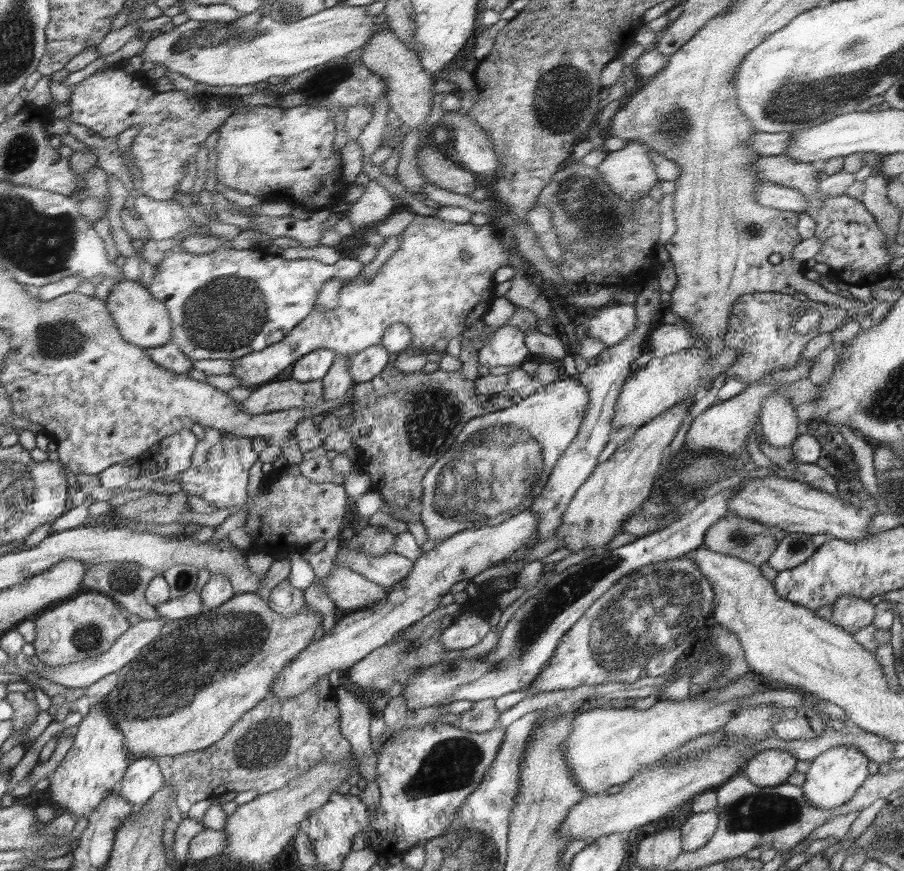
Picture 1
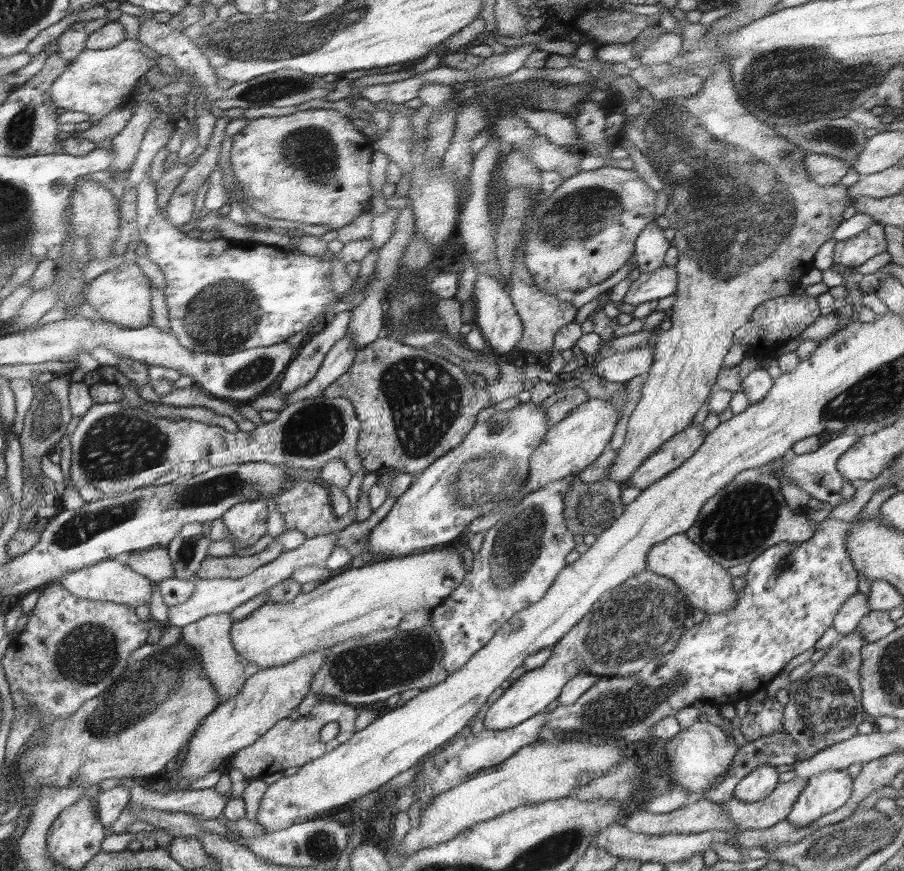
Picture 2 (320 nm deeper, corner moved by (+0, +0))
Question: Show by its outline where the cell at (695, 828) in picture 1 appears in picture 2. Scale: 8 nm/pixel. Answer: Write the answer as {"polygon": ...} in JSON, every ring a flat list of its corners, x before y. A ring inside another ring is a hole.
{"polygon":[[796,776,788,782,779,782,779,785,776,786,772,794,758,802,744,802,743,800,738,800,734,797,726,804,722,804,722,806,732,817,736,826,739,827,739,830,767,829,787,818,794,807,796,799,800,796,802,790,806,788,806,785,807,779]]}

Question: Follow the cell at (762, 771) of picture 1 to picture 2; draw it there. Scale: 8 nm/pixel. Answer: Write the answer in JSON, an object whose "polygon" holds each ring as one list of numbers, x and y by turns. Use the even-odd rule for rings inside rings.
{"polygon":[[770,765,755,768,735,786,733,796,744,802,758,802,768,797,779,785,780,773]]}

